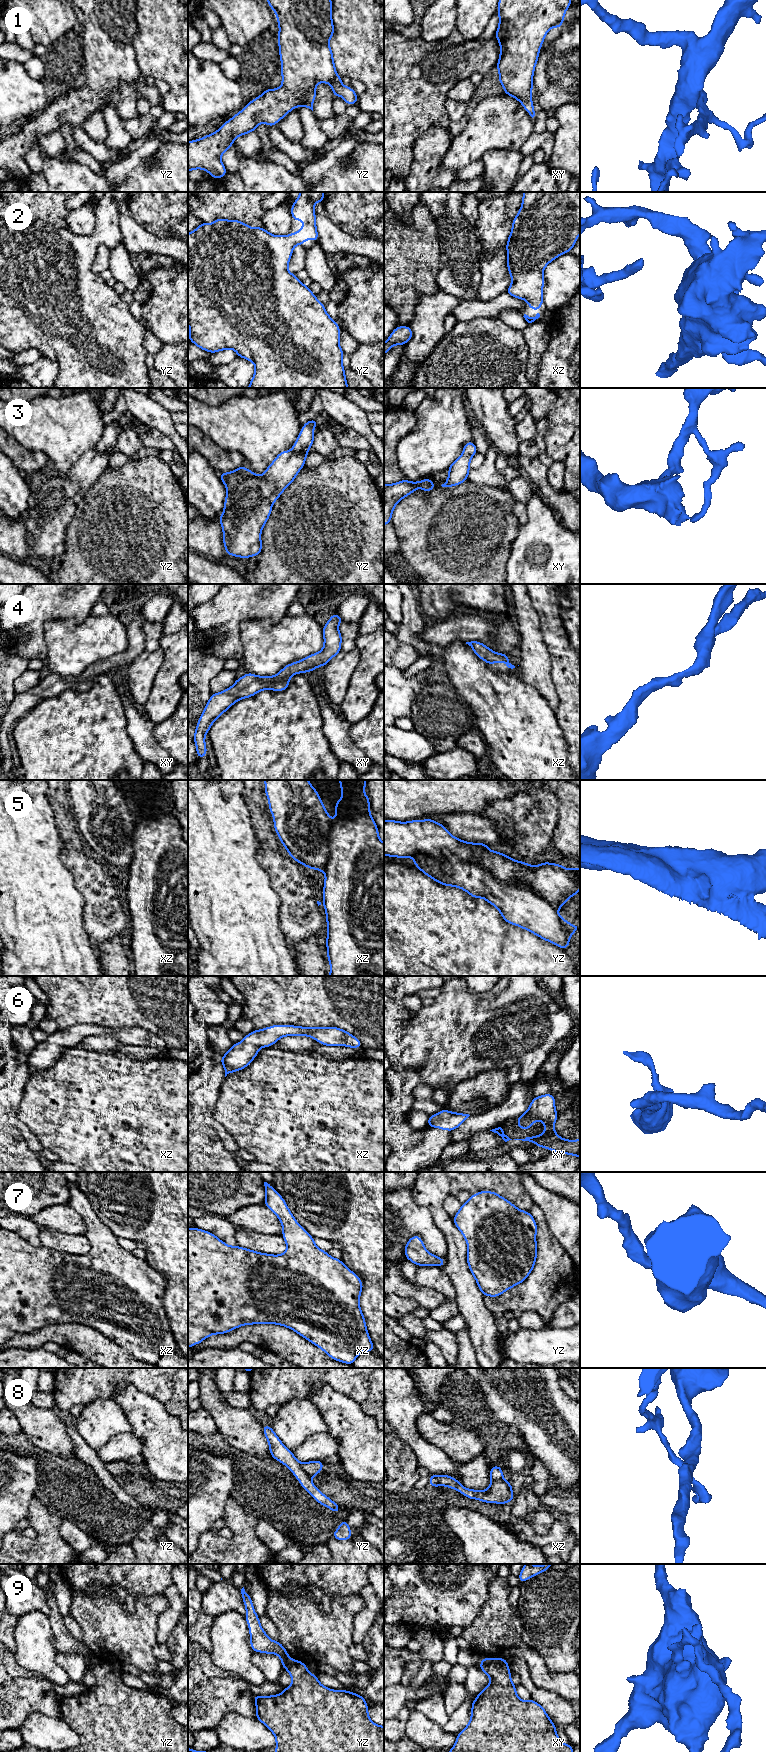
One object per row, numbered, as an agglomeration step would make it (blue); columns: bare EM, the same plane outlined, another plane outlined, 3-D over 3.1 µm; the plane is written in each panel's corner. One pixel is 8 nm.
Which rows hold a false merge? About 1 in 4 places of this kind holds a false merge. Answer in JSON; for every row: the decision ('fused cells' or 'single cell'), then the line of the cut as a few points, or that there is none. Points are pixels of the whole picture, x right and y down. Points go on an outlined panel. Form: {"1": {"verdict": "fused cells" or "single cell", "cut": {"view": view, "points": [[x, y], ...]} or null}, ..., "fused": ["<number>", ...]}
{"1": {"verdict": "single cell", "cut": null}, "2": {"verdict": "single cell", "cut": null}, "3": {"verdict": "single cell", "cut": null}, "4": {"verdict": "single cell", "cut": null}, "5": {"verdict": "single cell", "cut": null}, "6": {"verdict": "single cell", "cut": null}, "7": {"verdict": "single cell", "cut": null}, "8": {"verdict": "fused cells", "cut": {"view": "yz", "points": [[300, 1464], [301, 1468], [310, 1477]]}}, "9": {"verdict": "fused cells", "cut": {"view": "yz", "points": [[290, 1659], [283, 1666]]}}, "fused": ["8", "9"]}

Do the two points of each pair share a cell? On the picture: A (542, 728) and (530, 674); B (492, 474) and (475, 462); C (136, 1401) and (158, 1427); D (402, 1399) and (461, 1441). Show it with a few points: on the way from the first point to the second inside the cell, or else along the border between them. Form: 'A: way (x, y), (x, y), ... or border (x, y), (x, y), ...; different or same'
A: border (518, 675), (532, 685), (548, 704); different
B: border (485, 455), (484, 461), (477, 468), (470, 470); different
C: way (140, 1407), (152, 1421); same
D: border (424, 1411), (417, 1419), (417, 1430), (423, 1437); different

